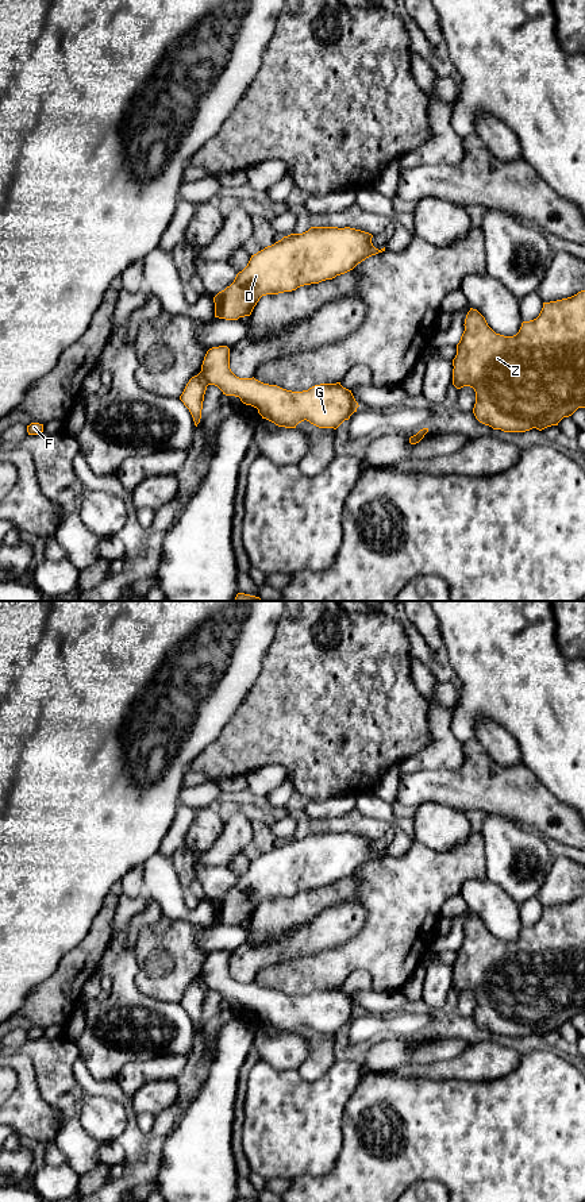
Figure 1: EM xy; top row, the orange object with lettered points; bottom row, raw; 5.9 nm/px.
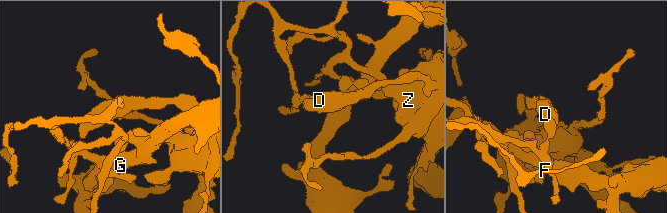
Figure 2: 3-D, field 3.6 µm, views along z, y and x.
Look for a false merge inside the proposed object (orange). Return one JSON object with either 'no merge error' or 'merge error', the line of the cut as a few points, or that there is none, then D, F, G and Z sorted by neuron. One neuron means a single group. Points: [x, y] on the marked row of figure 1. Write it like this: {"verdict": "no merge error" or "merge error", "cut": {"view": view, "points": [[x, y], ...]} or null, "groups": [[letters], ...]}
{"verdict": "merge error", "cut": {"view": "xy", "points": [[200, 372], [207, 385]]}, "groups": [["D", "G"], ["F", "Z"]]}

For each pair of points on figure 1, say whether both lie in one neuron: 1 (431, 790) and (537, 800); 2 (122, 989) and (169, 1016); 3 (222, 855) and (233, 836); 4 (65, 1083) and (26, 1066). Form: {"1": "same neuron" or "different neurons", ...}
{"1": "same neuron", "2": "same neuron", "3": "same neuron", "4": "different neurons"}

